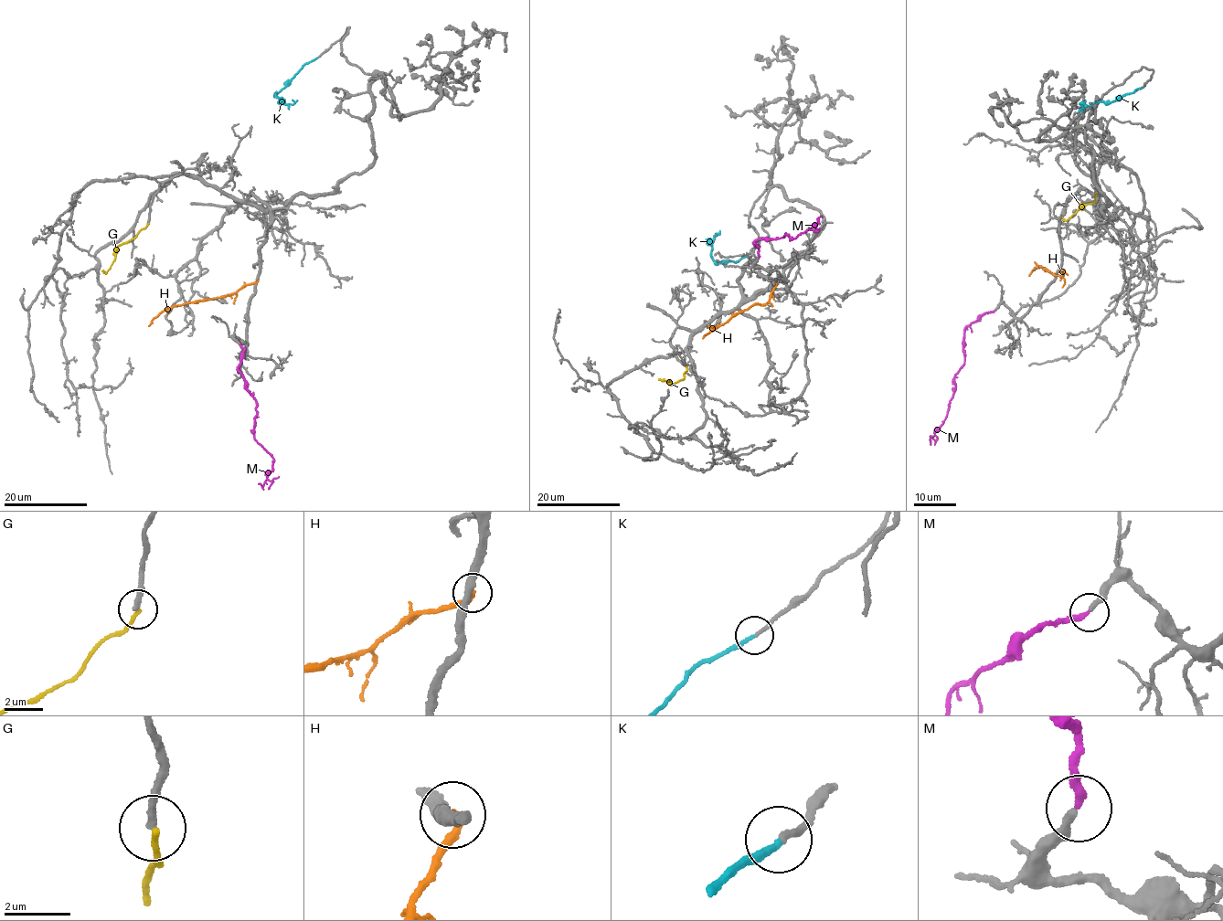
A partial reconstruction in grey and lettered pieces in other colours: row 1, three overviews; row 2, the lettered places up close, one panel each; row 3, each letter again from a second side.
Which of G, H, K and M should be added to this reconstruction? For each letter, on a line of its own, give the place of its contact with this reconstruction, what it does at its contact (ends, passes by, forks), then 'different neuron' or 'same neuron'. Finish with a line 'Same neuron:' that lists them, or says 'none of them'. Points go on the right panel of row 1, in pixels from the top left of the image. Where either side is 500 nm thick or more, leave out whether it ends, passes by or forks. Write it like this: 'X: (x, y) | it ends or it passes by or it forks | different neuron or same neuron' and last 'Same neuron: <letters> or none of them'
G: (1095, 192) | it ends | different neuron
H: (1059, 269) | it ends | different neuron
K: (1141, 88) | it ends | same neuron
M: (994, 311) | it ends | same neuron
Same neuron: K, M

